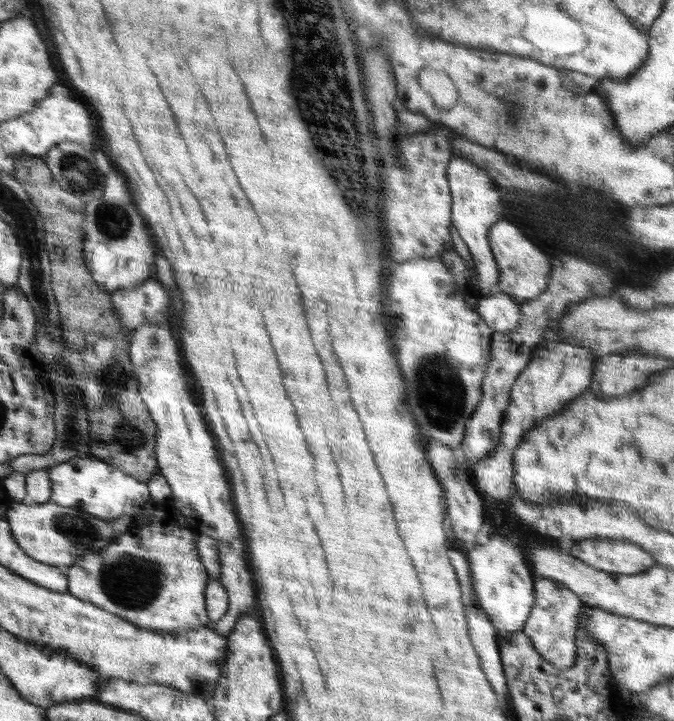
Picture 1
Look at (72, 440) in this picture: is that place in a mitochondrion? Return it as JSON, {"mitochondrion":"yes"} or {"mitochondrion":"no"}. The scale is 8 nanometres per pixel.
{"mitochondrion":"yes"}

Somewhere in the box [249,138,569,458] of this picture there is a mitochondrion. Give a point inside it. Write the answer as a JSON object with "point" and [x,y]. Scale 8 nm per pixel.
{"point":[441,392]}

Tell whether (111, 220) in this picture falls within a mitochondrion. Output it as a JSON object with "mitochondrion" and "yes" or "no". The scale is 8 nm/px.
{"mitochondrion":"yes"}

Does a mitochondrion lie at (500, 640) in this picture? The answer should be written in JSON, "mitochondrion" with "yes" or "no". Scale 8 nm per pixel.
{"mitochondrion":"no"}

